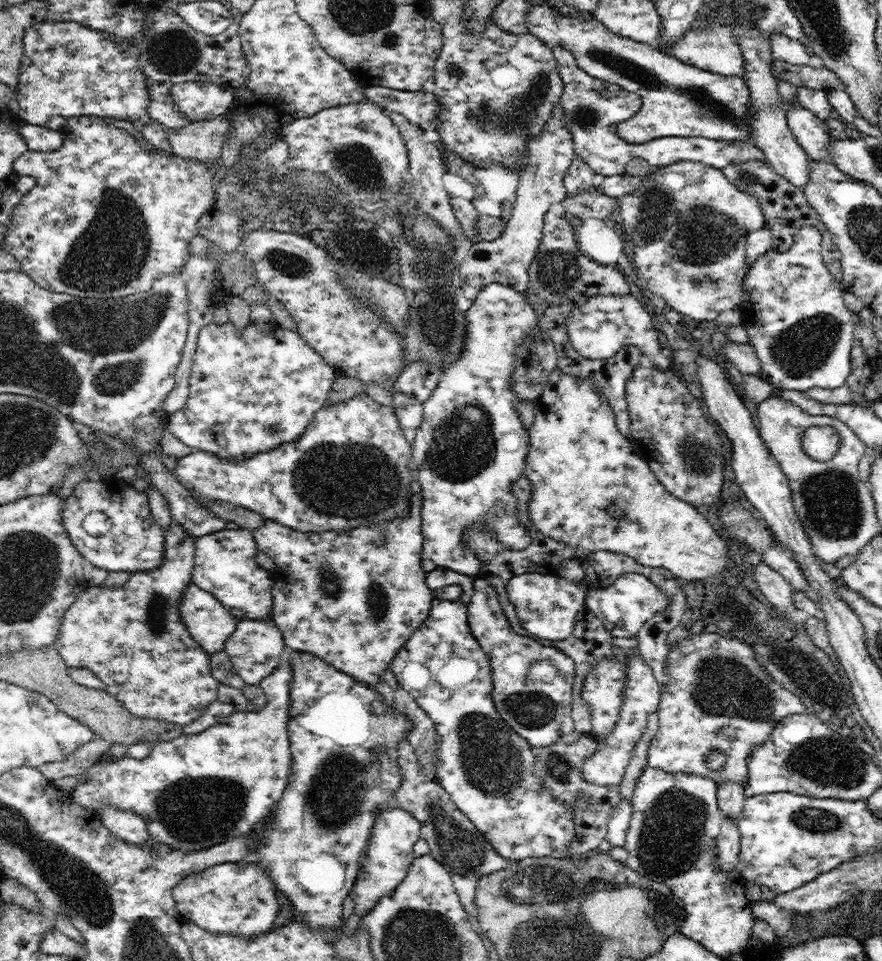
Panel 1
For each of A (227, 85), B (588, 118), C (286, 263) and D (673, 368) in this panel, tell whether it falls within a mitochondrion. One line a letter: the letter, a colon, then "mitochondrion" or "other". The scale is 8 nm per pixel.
A: other
B: mitochondrion
C: mitochondrion
D: other

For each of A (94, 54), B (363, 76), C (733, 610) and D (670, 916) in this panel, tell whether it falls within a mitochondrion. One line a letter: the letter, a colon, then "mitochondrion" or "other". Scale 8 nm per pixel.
A: other
B: other
C: mitochondrion
D: other

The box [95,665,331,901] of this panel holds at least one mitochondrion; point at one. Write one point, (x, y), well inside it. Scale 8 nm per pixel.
(193, 810)

